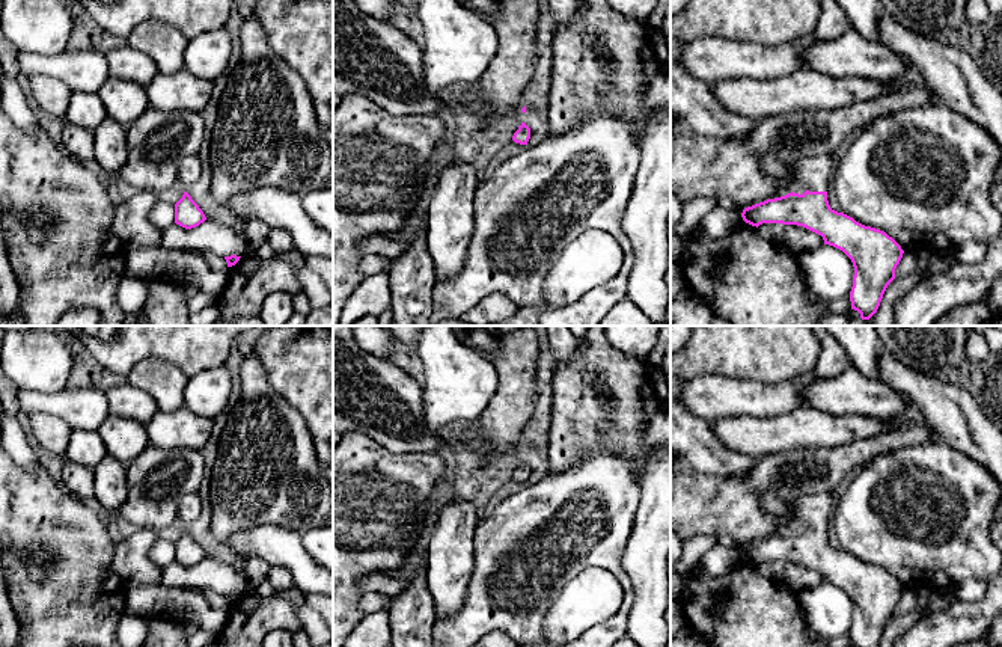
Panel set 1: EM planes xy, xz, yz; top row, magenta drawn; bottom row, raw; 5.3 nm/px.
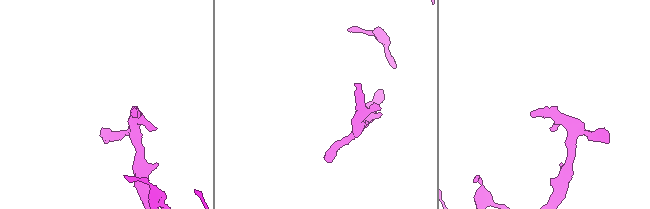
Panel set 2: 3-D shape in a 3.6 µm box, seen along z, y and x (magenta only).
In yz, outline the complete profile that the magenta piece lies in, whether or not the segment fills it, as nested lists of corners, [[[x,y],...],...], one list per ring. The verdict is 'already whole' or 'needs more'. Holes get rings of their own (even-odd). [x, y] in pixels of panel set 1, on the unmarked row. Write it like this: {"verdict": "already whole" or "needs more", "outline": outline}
{"verdict": "needs more", "outline": [[[773,493],[761,498],[764,513],[805,525],[803,532],[788,531],[743,547],[752,564],[782,561],[803,564],[823,575],[824,582],[842,588],[853,600],[851,647],[878,647],[904,588],[886,570],[865,564],[830,546],[827,526],[835,507],[830,493],[802,496],[785,502]]]}

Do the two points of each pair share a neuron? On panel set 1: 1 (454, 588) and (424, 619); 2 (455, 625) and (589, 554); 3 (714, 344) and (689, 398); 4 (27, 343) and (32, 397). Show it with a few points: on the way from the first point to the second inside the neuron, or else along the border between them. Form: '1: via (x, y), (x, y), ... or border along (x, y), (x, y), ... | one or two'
1: border along (425, 573), (437, 619) | two
2: via (488, 604), (543, 551), (556, 551) | one
3: border along (734, 377), (698, 374), (686, 382) | two
4: border along (65, 386), (58, 391), (20, 391) | two

